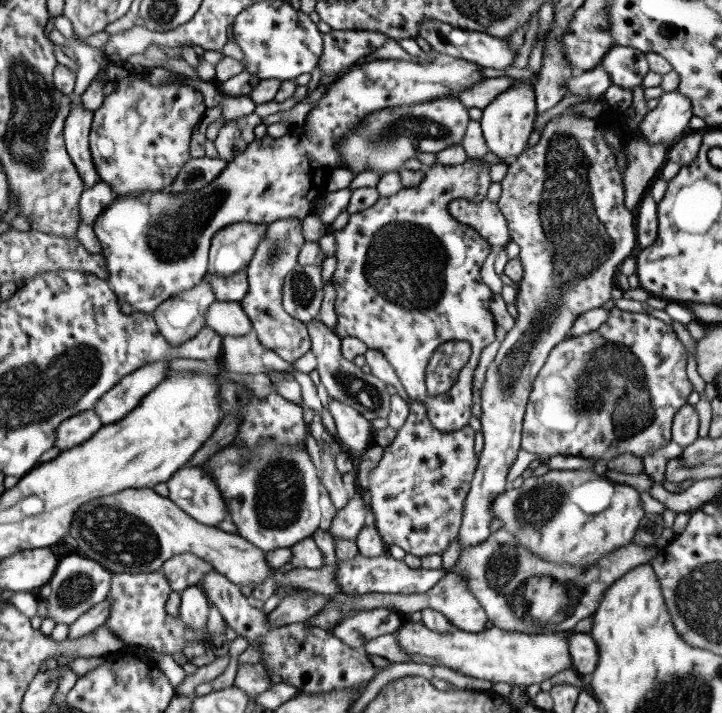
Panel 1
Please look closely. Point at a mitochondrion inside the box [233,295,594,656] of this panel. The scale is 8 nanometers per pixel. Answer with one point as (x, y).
(532, 602)

